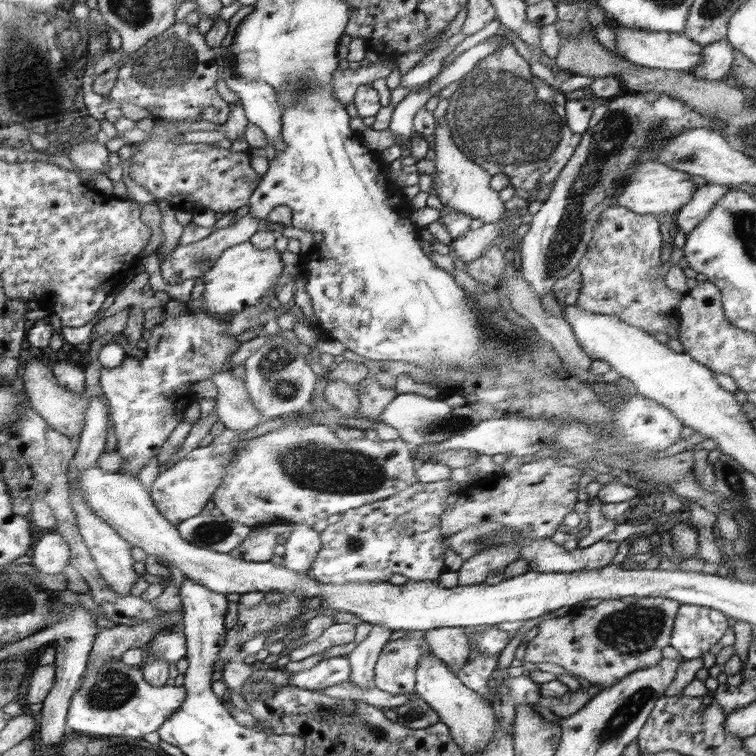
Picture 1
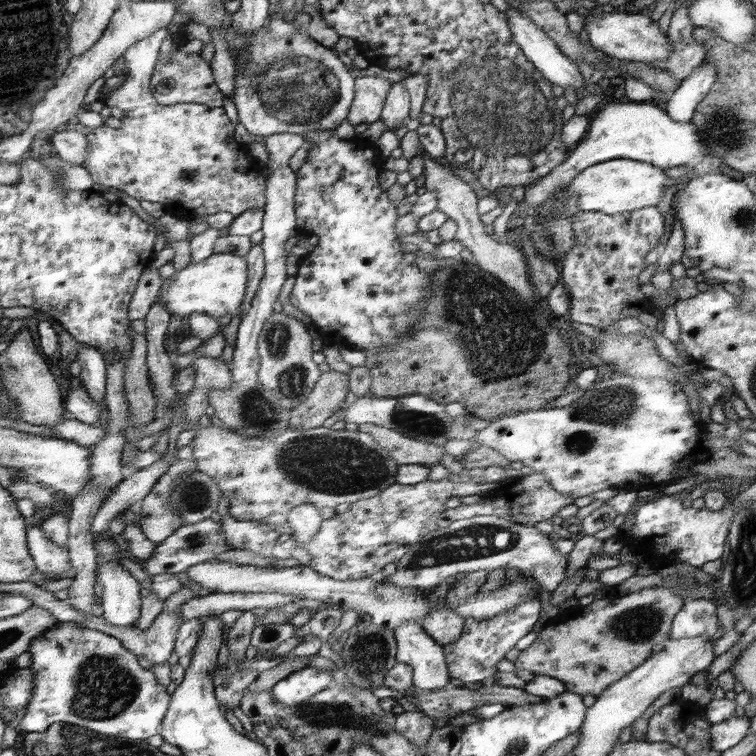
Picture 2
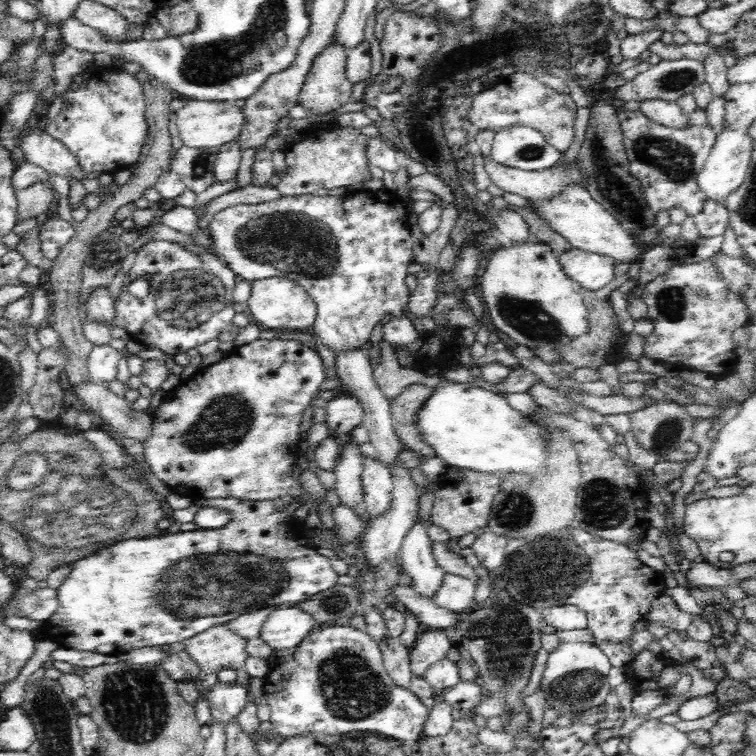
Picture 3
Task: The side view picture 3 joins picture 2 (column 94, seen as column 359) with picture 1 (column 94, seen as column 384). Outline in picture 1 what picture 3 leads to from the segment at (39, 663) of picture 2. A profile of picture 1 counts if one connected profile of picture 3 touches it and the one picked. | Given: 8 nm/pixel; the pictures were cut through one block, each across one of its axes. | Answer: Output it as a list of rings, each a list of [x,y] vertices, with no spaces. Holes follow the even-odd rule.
[[[121,660],[102,667],[87,667],[69,704],[68,730],[94,736],[134,737],[144,739],[146,734],[157,732],[172,714],[183,706],[187,698],[184,686],[154,687],[143,678],[137,666],[127,666]]]

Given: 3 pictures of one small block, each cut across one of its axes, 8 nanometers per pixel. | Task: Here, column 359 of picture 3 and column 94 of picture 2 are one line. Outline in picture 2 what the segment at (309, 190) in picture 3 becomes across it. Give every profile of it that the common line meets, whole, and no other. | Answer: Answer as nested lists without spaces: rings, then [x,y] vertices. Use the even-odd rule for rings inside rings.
[[[168,27],[160,28],[160,30],[156,30],[156,32],[148,36],[148,38],[136,41],[130,48],[126,49],[124,54],[122,54],[127,65],[127,69],[129,70],[129,74],[123,86],[112,91],[105,98],[104,102],[111,108],[116,106],[116,108],[122,109],[126,118],[121,120],[122,126],[120,126],[120,128],[110,128],[110,126],[105,125],[97,130],[92,130],[92,132],[85,135],[87,141],[87,156],[81,166],[85,170],[88,170],[88,173],[92,176],[94,183],[118,189],[118,191],[122,191],[140,202],[146,200],[152,203],[161,204],[164,207],[165,213],[176,217],[179,216],[186,220],[192,220],[197,216],[208,216],[218,212],[229,212],[230,214],[233,214],[234,217],[238,217],[240,214],[246,213],[251,209],[264,210],[267,206],[266,178],[264,178],[264,176],[260,176],[258,172],[254,172],[254,170],[250,170],[250,168],[248,168],[248,160],[244,160],[244,152],[246,152],[245,146],[242,146],[240,142],[236,142],[236,140],[234,140],[234,124],[232,124],[232,122],[228,120],[228,116],[224,114],[224,108],[206,106],[204,103],[195,102],[179,102],[178,104],[170,106],[160,105],[160,102],[156,101],[154,93],[152,93],[152,90],[148,87],[150,86],[152,72],[154,72],[156,62],[158,62],[160,45],[162,44],[164,37],[169,32]]]

